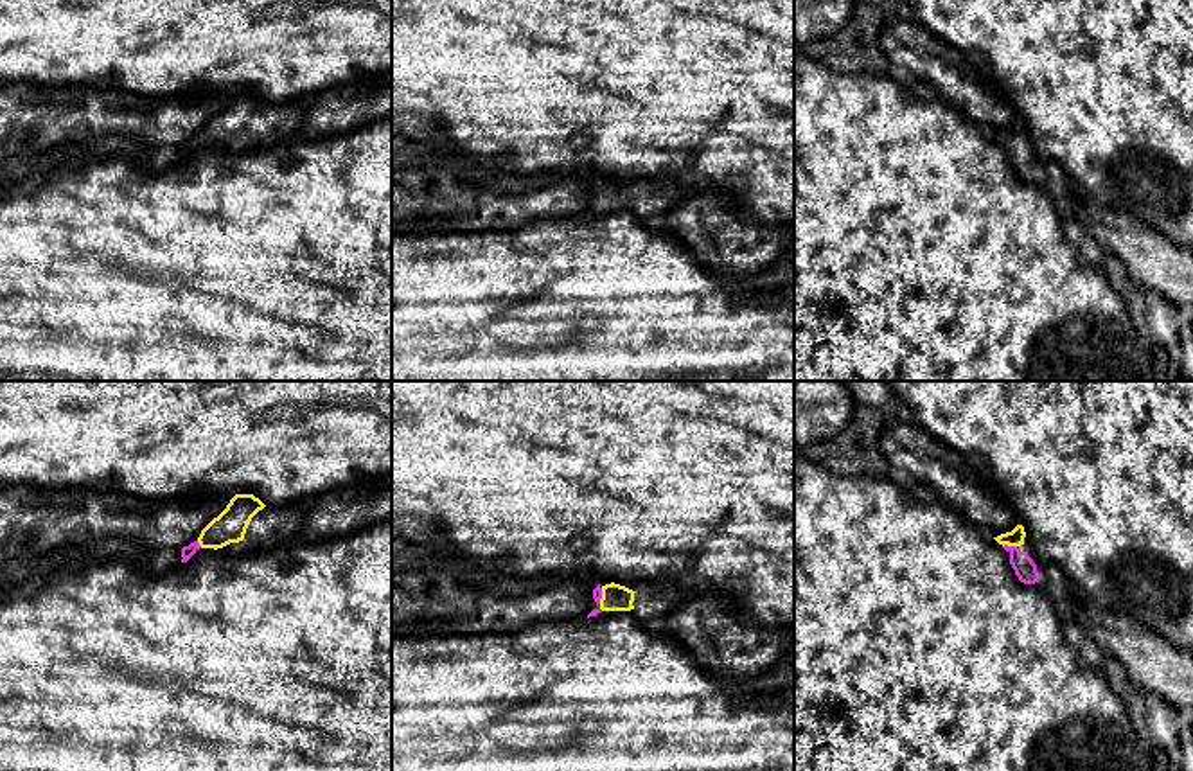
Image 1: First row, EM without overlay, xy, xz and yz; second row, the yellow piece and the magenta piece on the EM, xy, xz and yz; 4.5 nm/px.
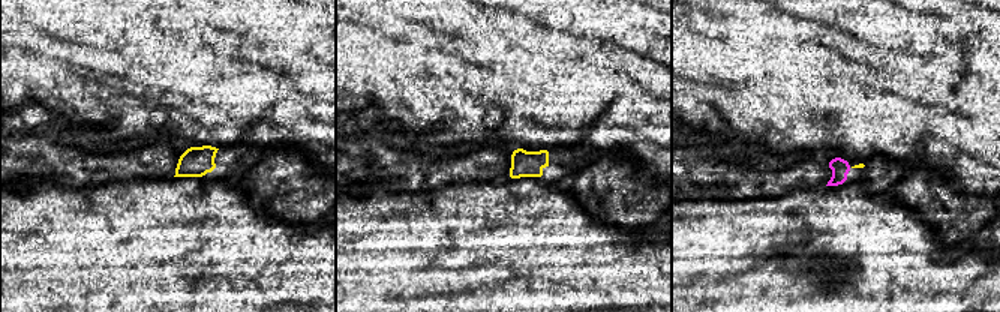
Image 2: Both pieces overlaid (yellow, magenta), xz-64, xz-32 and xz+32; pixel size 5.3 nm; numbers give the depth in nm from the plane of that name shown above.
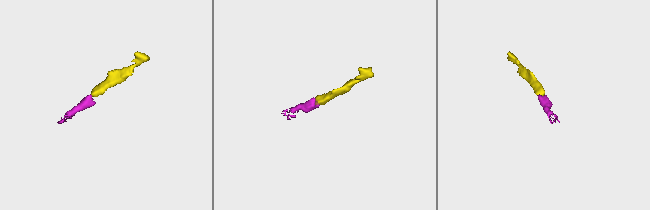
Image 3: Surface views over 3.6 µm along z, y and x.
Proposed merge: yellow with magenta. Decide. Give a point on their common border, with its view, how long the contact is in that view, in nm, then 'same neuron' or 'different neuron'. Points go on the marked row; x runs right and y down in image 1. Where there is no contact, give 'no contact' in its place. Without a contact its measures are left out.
yz (1008, 545) | 60 nm | same neuron

